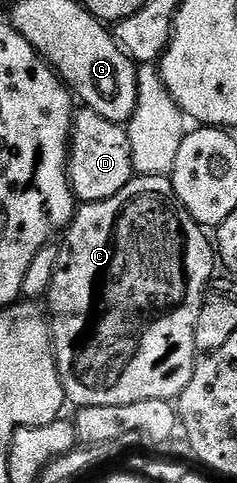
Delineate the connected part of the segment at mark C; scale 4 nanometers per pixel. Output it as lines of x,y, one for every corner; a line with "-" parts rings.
135,175
134,179
128,182
128,186
124,186
124,190
120,190
120,194
112,194
112,198
101,200
100,202
82,204
81,207
75,211
74,219
70,221
68,227
65,229
64,235
66,235
66,237
64,237
63,240
60,240
58,257
56,258
56,270
52,274
52,286
48,293
48,301
50,300
48,319
50,321
50,337
54,343
54,357
58,363
60,382
66,391
67,401
78,408
87,408
88,406
132,406
132,402
148,402
149,400
177,401
178,396
184,390
184,386
188,386
188,382
192,382
192,374
194,373
194,365
196,363
196,353
198,352
198,347
196,346
196,322
200,318
202,298
206,295
206,289
211,287
212,277
215,275
213,272
214,264
216,268
216,252
212,247
211,237
210,240
206,237
209,235
204,231
202,225
197,224
188,214
188,210
184,210
181,204
179,204
178,199
176,198
173,179
164,176

